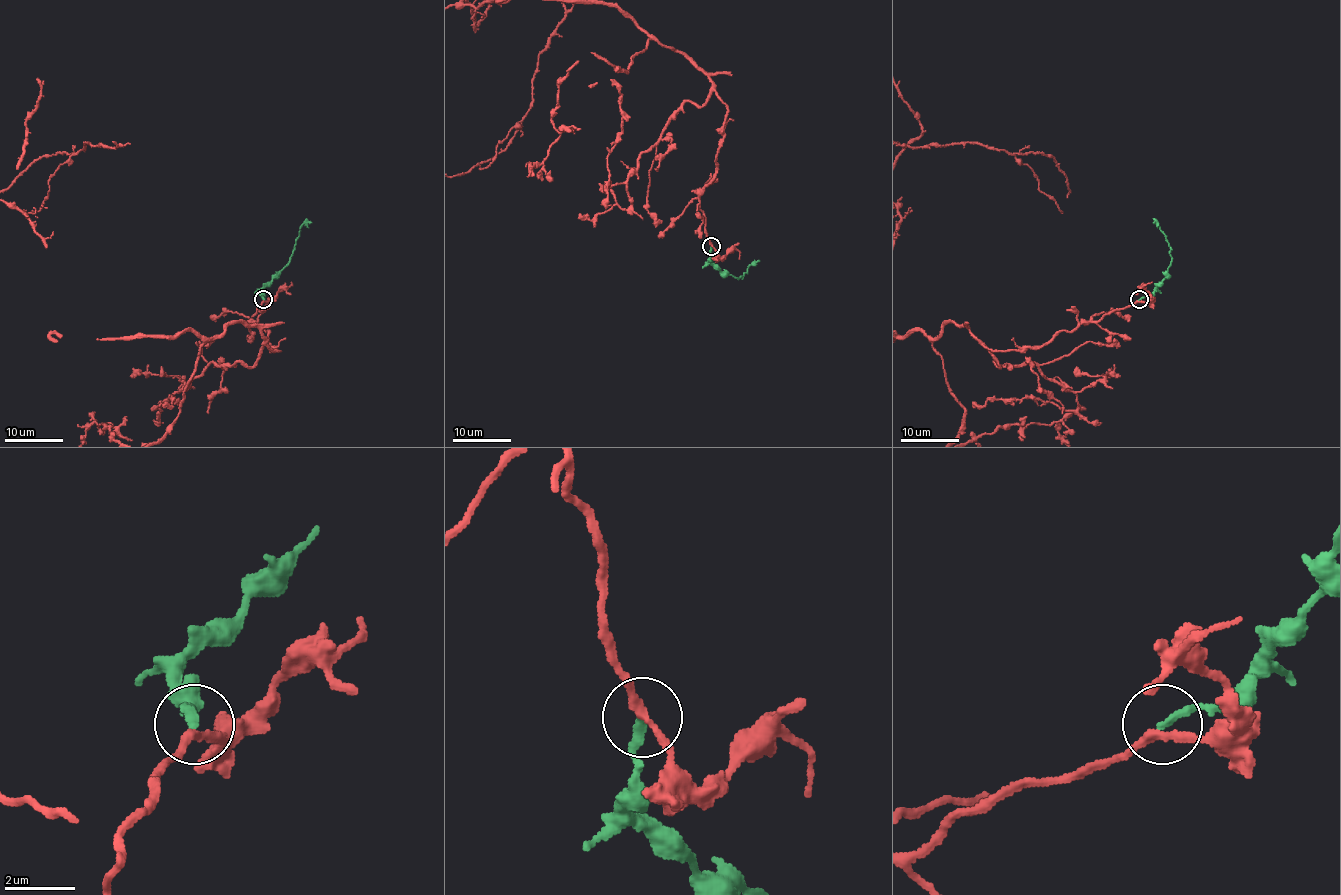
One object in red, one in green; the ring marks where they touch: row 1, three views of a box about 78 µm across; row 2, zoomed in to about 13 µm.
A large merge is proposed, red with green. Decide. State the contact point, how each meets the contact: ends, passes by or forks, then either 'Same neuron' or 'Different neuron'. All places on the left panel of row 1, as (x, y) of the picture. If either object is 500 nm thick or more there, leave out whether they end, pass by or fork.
Place: (263, 299). At the ring red passes by. At the ring green ends. Different neuron

